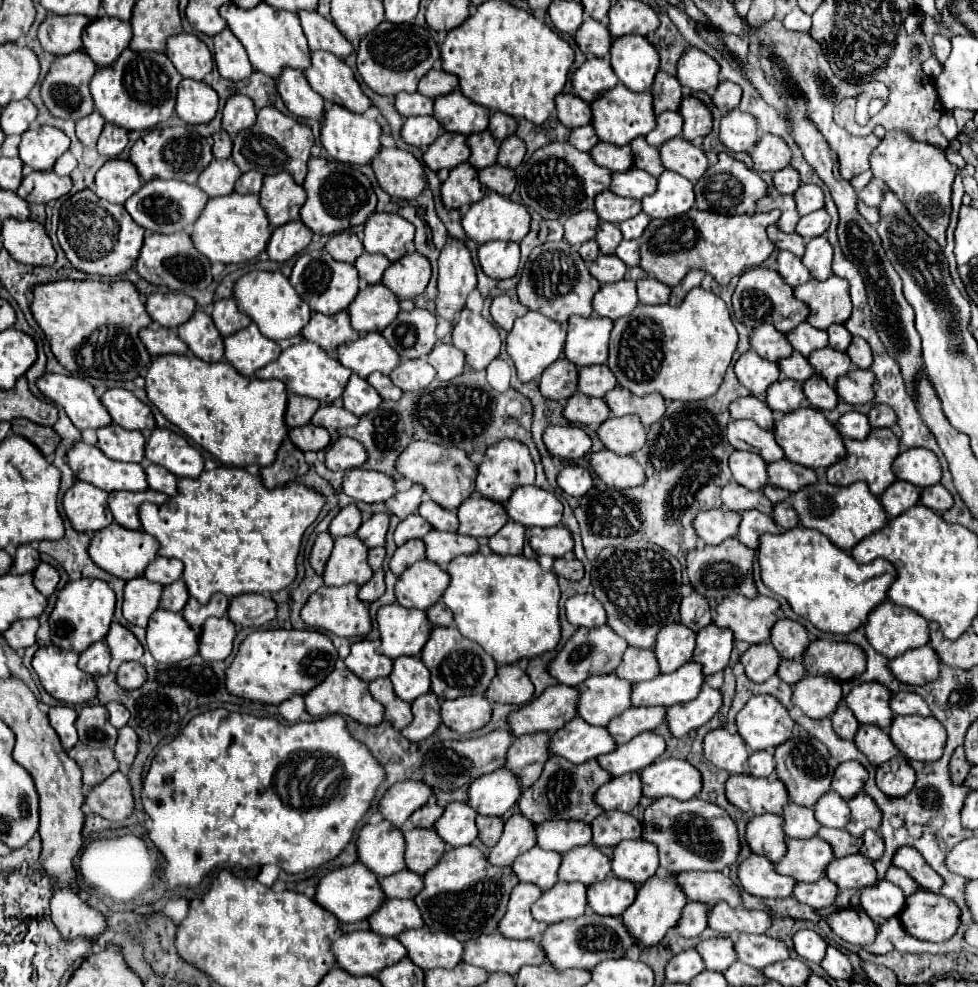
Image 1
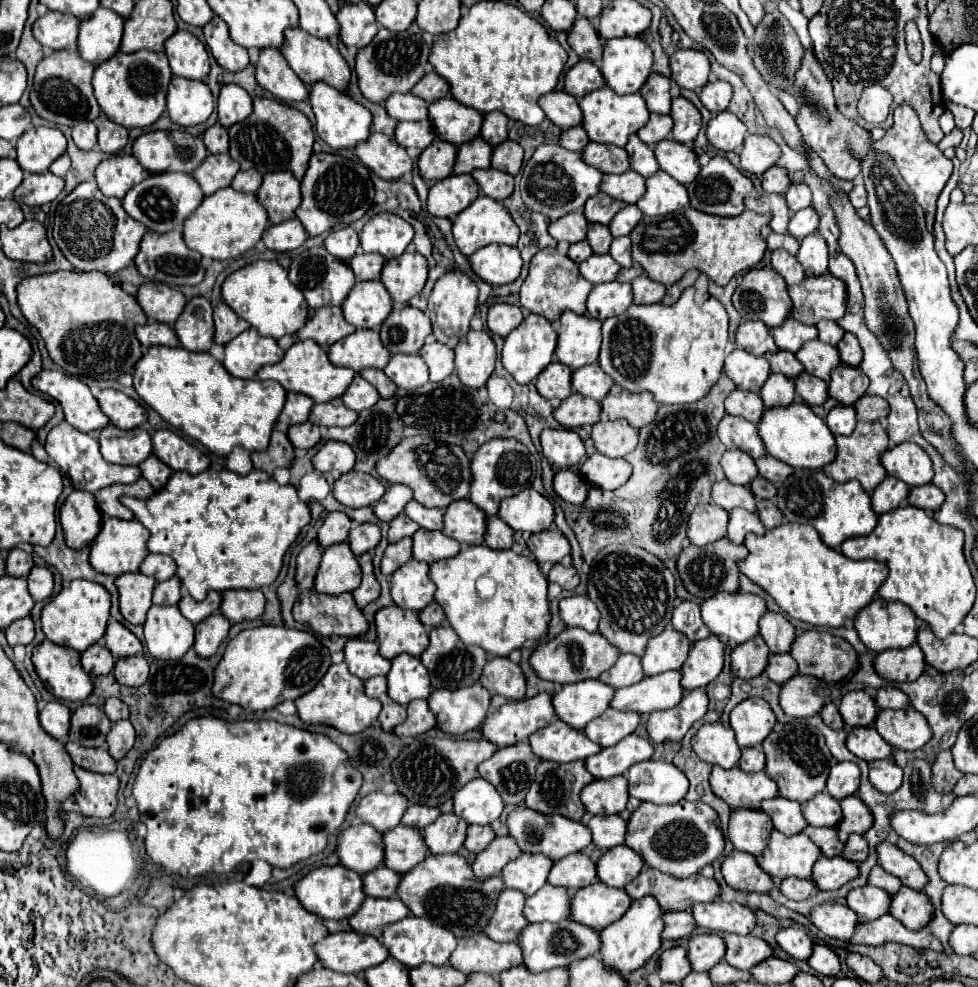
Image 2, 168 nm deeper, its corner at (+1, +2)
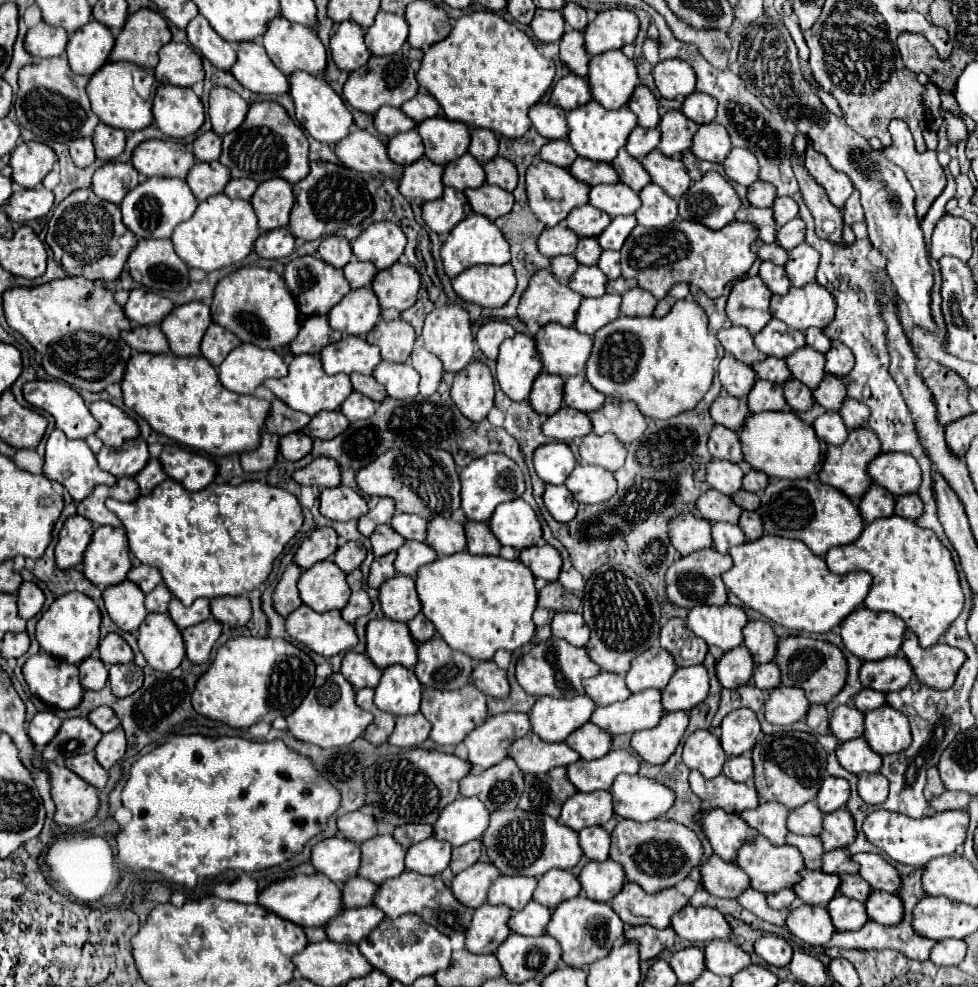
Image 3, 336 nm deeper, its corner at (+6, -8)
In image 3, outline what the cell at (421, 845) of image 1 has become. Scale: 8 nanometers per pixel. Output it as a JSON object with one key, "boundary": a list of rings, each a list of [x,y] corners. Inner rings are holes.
{"boundary":[[[374,836],[360,844],[362,860],[358,876],[382,884],[404,872],[406,850],[392,836]]]}

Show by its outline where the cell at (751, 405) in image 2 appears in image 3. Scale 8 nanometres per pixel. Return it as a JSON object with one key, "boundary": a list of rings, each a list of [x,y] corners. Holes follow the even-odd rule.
{"boundary":[[[720,394],[710,406],[710,416],[716,424],[722,424],[730,430],[740,430],[742,422],[748,416],[746,400],[740,400],[728,394]]]}

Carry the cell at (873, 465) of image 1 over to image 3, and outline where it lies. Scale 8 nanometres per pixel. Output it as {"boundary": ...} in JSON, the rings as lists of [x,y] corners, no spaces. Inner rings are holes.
{"boundary":[[[866,426],[854,428],[854,430],[850,430],[848,440],[844,444],[826,448],[826,454],[824,454],[826,460],[824,460],[824,466],[822,466],[820,474],[818,474],[818,478],[820,478],[822,484],[834,486],[842,494],[846,494],[850,500],[860,500],[860,496],[870,486],[870,476],[866,474],[866,466],[878,454],[880,454],[880,440],[878,440],[878,436]]]}

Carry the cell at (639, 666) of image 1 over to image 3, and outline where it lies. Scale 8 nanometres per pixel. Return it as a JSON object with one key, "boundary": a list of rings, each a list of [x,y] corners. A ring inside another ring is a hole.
{"boundary":[[[600,672],[598,676],[584,680],[584,694],[596,706],[608,706],[608,704],[626,700],[630,696],[630,690],[624,682],[624,676]]]}

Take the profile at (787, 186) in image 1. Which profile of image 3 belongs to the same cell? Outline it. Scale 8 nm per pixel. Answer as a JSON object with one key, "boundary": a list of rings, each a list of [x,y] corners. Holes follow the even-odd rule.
{"boundary":[[[756,180],[754,184],[748,186],[748,202],[750,202],[750,206],[770,208],[774,198],[776,198],[776,190],[768,182]]]}

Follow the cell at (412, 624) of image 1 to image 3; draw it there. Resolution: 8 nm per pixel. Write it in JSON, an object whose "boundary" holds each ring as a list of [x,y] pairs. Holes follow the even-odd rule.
{"boundary":[[[390,618],[370,620],[366,640],[366,654],[380,670],[392,664],[412,668],[418,662],[418,644],[412,634],[408,634],[408,626],[404,622],[394,622]]]}

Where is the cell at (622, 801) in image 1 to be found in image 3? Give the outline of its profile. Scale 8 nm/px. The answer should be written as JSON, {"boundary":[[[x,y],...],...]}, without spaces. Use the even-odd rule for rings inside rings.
{"boundary":[[[578,792],[562,806],[560,822],[576,832],[586,826],[602,826],[614,816],[610,792]]]}

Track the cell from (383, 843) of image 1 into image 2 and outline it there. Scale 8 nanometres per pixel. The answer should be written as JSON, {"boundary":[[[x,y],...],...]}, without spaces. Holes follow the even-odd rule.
{"boundary":[[[369,824],[343,830],[337,838],[339,862],[361,876],[365,872],[373,872],[373,868],[379,868],[385,860],[385,842],[381,836],[383,834]]]}

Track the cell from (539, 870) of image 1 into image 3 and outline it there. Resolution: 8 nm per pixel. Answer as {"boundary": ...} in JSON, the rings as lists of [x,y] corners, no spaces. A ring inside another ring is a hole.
{"boundary":[[[500,876],[488,890],[488,904],[504,904],[510,910],[522,910],[536,890],[536,878]]]}

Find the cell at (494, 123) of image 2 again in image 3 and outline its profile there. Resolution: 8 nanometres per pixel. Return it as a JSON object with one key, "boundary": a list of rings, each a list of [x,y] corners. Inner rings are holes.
{"boundary":[[[472,130],[472,140],[468,146],[468,152],[480,162],[490,162],[498,152],[498,140],[492,130]]]}

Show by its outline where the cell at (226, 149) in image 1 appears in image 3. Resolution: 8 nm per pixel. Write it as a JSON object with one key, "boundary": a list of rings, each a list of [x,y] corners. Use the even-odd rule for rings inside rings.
{"boundary":[[[212,130],[210,132],[204,132],[200,134],[196,140],[194,140],[194,156],[200,160],[200,162],[212,162],[212,160],[218,160],[220,156],[220,150],[222,150],[222,140],[218,134],[214,134]]]}

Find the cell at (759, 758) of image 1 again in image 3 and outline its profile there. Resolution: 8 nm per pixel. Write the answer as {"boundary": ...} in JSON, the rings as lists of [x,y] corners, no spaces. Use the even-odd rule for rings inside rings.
{"boundary":[[[734,756],[728,758],[722,770],[724,776],[728,776],[734,782],[746,782],[752,778],[752,758],[750,756]]]}

